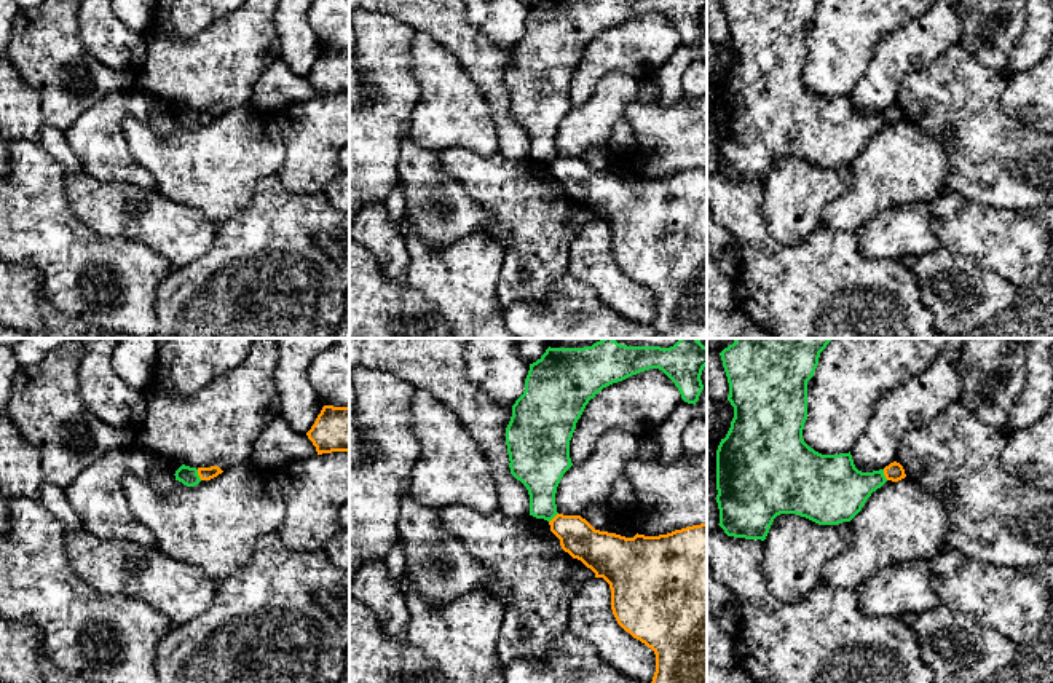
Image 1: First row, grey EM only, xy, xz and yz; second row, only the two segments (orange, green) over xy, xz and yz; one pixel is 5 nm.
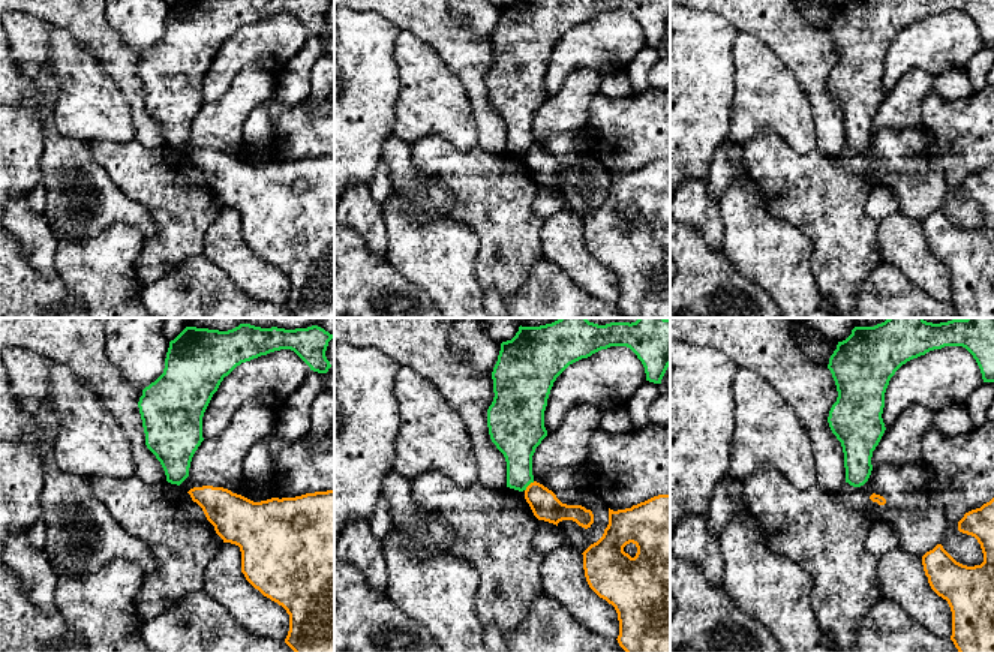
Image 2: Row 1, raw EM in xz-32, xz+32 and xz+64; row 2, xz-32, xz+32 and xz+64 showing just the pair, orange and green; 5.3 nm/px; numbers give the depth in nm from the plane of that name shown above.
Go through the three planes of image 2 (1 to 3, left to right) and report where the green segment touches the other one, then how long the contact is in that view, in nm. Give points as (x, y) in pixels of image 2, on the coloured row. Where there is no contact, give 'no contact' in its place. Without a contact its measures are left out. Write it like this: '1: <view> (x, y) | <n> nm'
1: no contact
2: xz+32 (528, 486) | 80 nm
3: no contact

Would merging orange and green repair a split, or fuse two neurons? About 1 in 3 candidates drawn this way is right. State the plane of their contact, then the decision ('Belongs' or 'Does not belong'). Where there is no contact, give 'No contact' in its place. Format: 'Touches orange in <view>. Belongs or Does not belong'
Touches orange in xy. Does not belong

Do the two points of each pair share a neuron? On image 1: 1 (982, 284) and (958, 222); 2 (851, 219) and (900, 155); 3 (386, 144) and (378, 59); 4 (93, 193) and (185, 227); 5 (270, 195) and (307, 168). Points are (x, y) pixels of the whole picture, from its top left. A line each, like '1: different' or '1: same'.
1: different
2: same
3: same
4: same
5: different

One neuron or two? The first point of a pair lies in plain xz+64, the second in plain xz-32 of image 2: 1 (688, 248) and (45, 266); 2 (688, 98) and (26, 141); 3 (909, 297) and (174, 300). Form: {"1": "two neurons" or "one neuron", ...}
{"1": "two neurons", "2": "one neuron", "3": "one neuron"}

